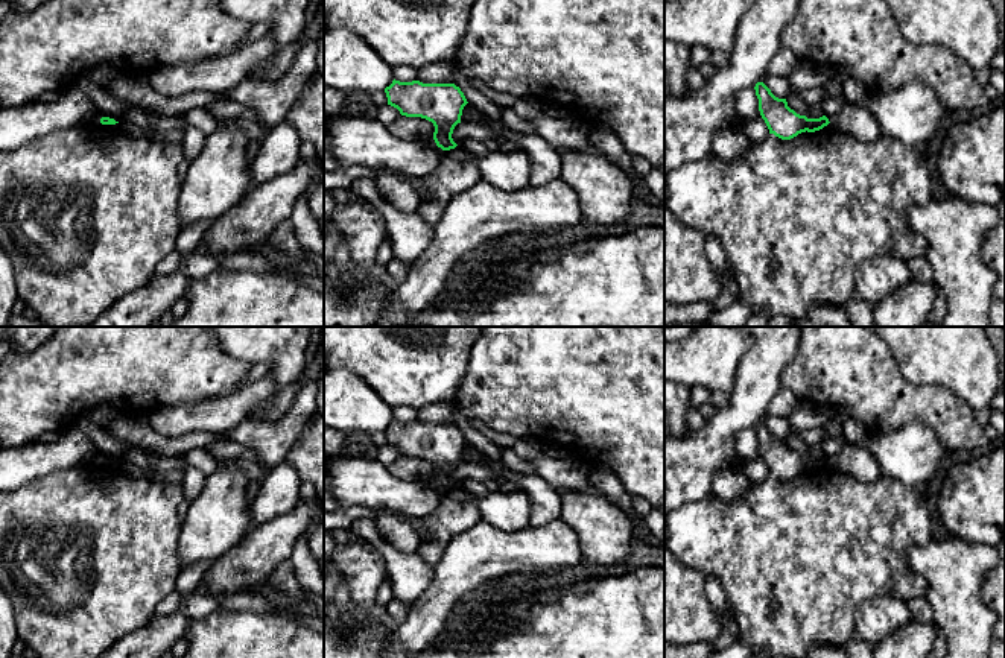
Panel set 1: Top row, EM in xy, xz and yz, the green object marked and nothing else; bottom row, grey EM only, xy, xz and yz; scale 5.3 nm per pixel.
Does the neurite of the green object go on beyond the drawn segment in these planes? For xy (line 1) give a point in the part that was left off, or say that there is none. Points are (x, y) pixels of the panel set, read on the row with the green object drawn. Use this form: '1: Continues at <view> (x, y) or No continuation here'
1: No continuation here

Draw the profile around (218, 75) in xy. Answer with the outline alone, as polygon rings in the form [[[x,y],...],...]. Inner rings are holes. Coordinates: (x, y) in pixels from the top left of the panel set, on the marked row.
[[[266,35],[222,58],[160,68],[149,76],[149,84],[166,97],[179,97],[192,91],[225,93],[246,79],[274,50],[275,43]]]

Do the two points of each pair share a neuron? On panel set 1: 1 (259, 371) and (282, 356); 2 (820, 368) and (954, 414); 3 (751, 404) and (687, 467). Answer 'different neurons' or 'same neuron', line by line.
1: different neurons
2: same neuron
3: same neuron

